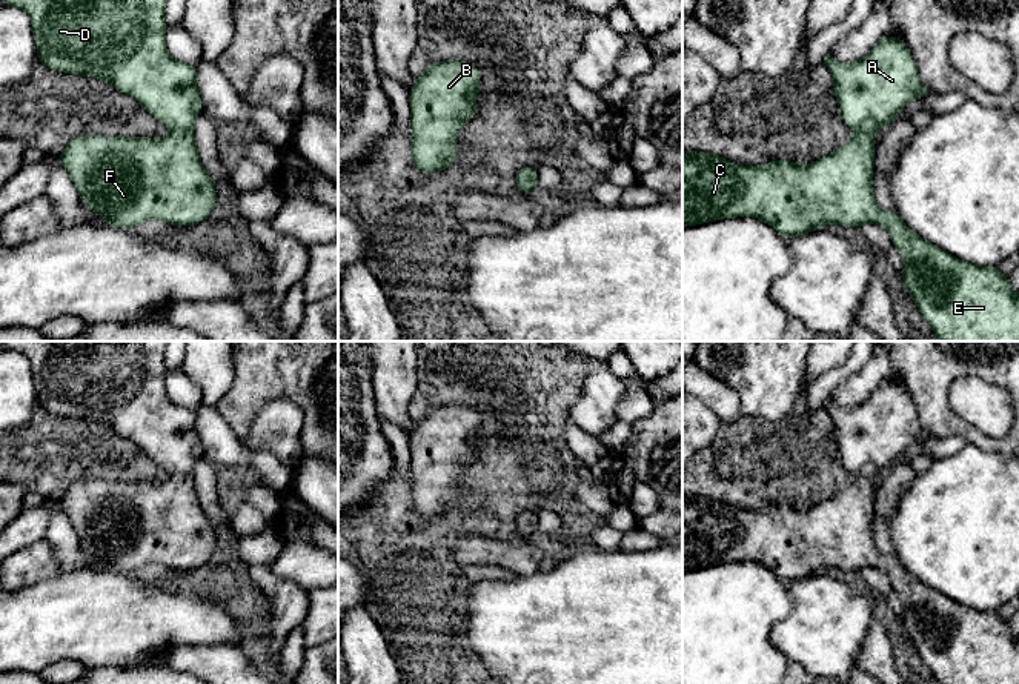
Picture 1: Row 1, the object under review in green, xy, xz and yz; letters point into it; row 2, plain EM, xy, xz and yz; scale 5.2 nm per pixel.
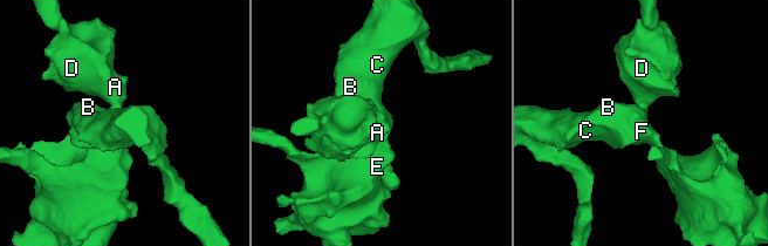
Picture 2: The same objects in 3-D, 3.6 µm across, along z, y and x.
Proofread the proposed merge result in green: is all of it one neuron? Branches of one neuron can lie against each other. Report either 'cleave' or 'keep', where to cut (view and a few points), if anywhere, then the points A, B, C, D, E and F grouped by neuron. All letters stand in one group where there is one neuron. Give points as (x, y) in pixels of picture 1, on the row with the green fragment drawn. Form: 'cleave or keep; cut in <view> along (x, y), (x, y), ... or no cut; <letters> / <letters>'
keep; no cut; A B C D E F

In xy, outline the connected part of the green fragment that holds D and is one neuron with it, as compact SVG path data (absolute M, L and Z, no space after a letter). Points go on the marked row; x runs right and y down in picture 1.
M3 0L23 9L32 20L38 61L57 72L105 80L131 95L171 134L163 138L128 138L78 135L57 155L71 177L81 203L97 212L111 227L128 229L149 220L186 227L204 221L217 203L217 188L195 148L194 123L203 111L197 88L197 66L172 58L166 49L166 0Z

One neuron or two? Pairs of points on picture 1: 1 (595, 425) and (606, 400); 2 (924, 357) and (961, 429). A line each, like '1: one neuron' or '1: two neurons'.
1: one neuron
2: one neuron

